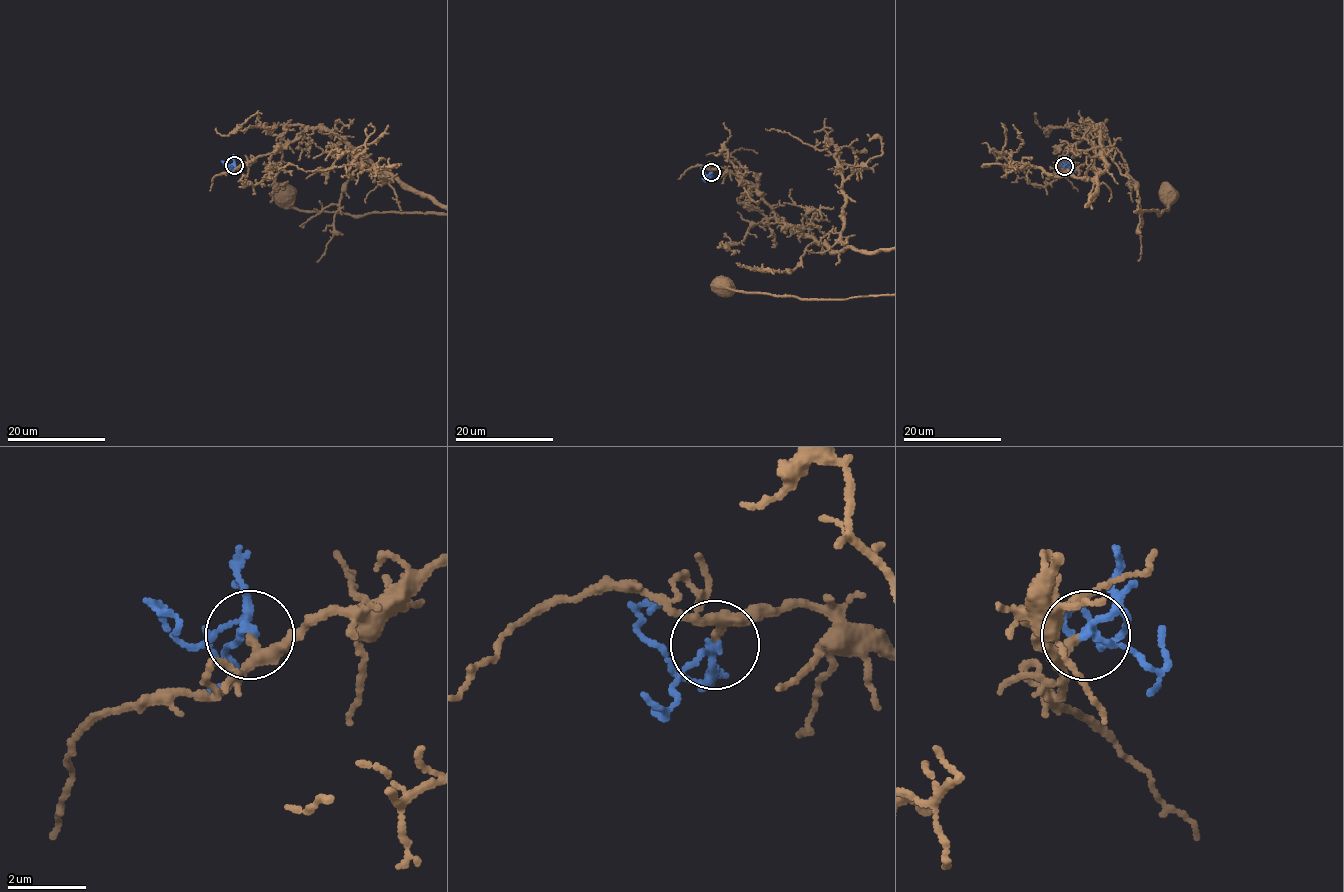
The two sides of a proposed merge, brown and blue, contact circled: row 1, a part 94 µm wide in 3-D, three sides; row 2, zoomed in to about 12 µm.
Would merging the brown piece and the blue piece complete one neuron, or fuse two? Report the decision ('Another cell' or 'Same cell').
Same cell

